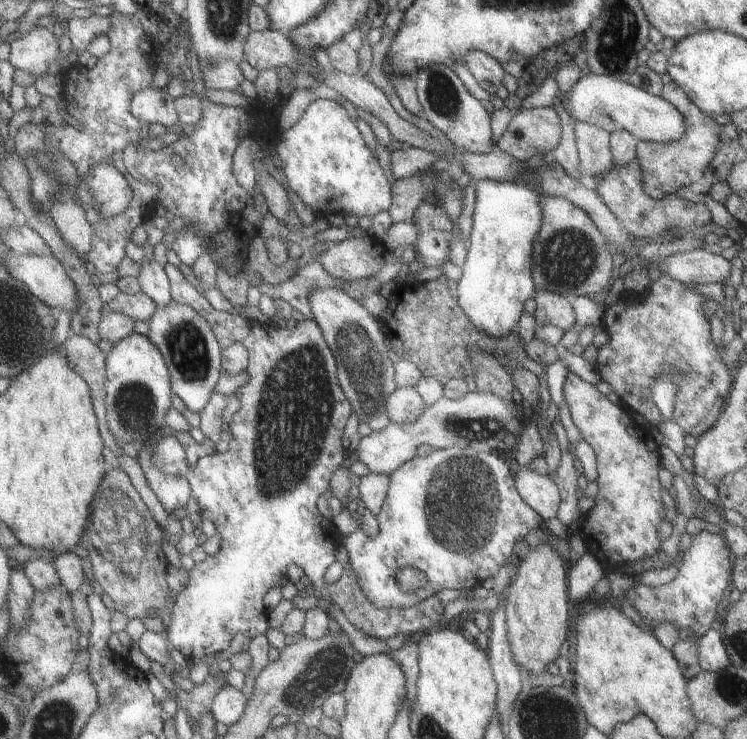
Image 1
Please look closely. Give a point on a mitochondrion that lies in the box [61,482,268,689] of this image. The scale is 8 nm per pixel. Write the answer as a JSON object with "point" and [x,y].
{"point":[117,541]}

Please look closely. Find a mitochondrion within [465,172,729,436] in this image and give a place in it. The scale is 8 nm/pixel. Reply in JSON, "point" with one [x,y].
{"point":[567,256]}

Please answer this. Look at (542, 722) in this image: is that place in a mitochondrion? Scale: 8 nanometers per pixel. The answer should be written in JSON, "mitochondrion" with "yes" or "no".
{"mitochondrion":"yes"}

